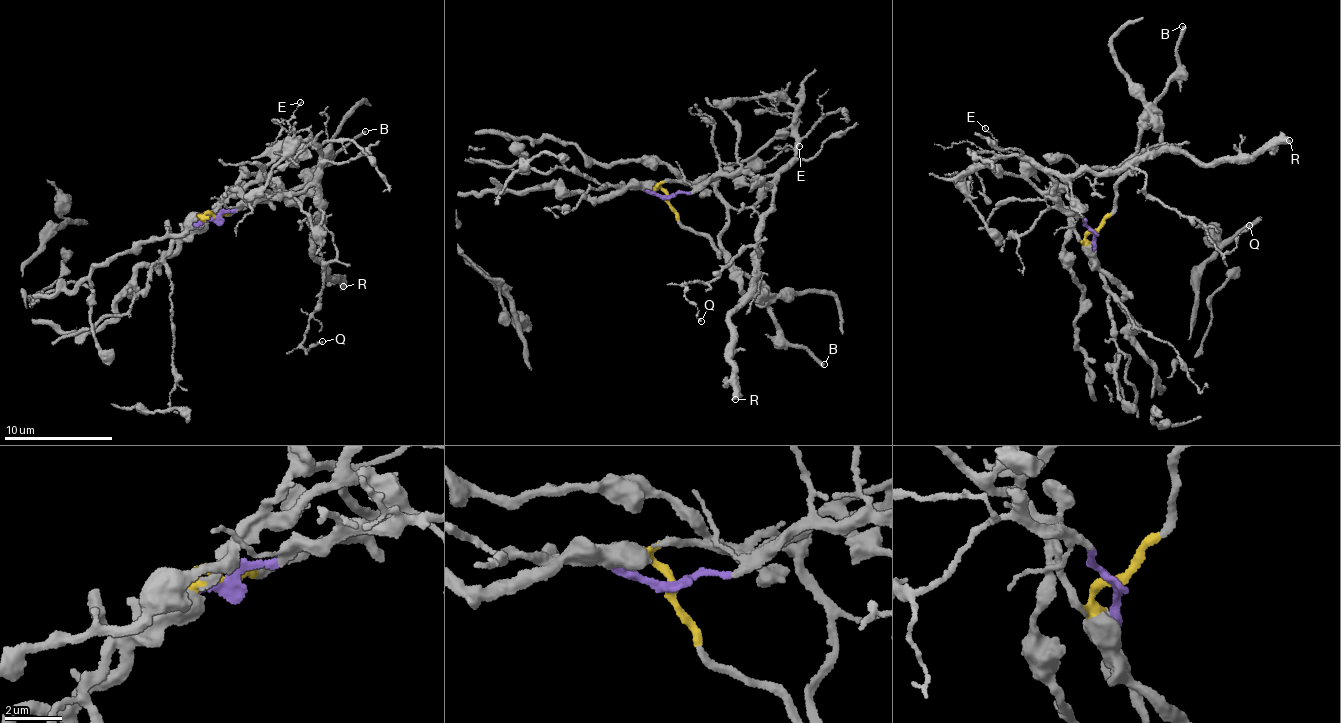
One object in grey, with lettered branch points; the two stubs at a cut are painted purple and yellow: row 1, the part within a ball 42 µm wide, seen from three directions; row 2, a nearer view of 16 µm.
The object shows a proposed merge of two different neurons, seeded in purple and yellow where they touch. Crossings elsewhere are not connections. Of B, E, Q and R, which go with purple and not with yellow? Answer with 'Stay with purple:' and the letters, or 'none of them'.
Stay with purple: E, Q, R

